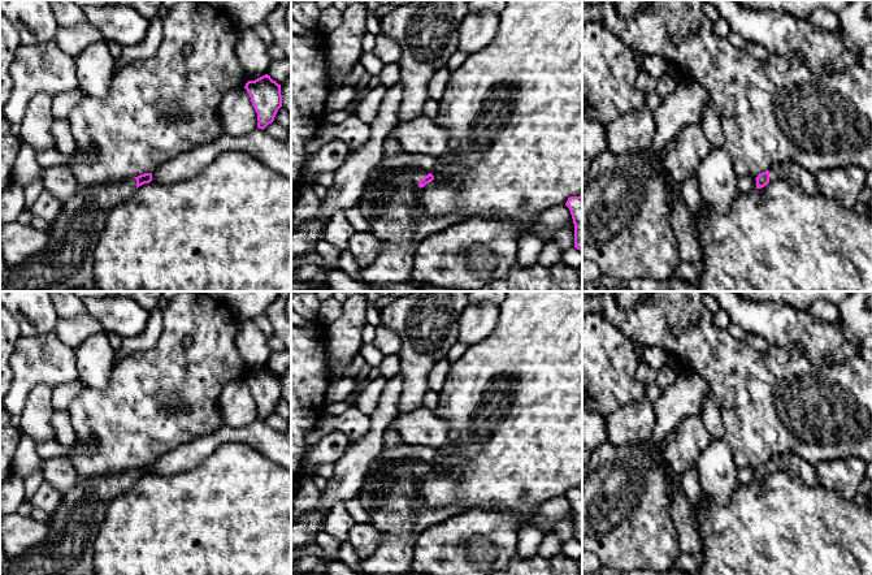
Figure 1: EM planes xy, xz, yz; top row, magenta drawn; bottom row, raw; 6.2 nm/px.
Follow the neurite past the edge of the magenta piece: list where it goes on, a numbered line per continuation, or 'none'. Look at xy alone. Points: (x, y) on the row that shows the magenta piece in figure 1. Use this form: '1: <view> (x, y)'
1: xy (66, 262)

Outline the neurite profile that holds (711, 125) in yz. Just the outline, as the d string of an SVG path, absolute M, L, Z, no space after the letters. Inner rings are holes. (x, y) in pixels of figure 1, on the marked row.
M711 107L704 108L699 125L713 148L725 147L721 121Z

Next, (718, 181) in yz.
M725 147L712 148L695 174L703 202L717 213L726 213L739 193L738 176Z

